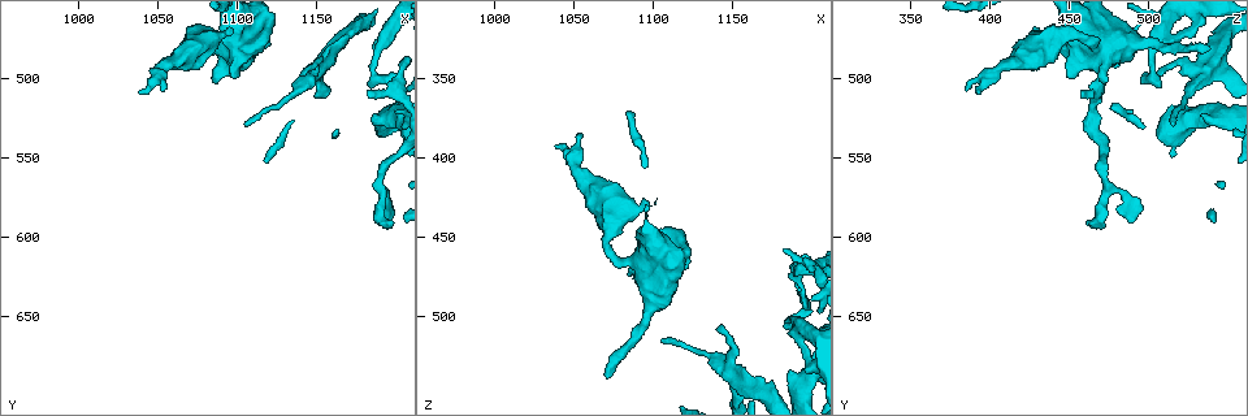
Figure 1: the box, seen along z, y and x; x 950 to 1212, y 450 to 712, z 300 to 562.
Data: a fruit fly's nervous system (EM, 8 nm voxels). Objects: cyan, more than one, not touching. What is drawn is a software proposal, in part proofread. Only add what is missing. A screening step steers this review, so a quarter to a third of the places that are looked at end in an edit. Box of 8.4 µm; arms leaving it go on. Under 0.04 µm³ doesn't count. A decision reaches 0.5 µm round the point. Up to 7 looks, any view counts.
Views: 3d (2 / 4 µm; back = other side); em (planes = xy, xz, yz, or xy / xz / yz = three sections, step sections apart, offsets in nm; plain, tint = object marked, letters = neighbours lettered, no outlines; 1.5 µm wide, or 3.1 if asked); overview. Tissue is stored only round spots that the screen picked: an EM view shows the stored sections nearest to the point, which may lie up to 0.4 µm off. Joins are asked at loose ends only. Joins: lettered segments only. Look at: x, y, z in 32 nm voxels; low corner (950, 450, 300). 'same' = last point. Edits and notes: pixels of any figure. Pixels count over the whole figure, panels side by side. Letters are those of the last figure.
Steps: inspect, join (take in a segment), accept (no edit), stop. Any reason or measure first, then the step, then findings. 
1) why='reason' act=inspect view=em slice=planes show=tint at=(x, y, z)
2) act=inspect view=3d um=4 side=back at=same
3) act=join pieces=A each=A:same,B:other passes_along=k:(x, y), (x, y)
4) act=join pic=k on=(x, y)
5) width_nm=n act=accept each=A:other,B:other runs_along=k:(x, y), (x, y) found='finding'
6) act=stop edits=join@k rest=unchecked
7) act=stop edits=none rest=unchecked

why='tapers out' act=inspect view=3d um=4 at=(1198, 590, 464)

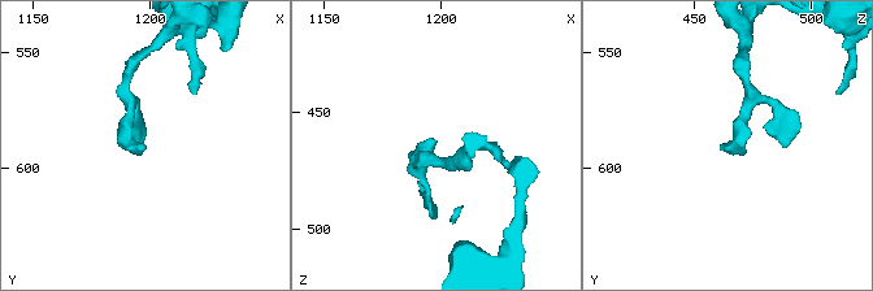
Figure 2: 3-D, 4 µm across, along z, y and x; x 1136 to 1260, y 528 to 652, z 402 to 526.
act=inspect view=em slice=yz step=4 show=tint at=(1198, 591, 463)

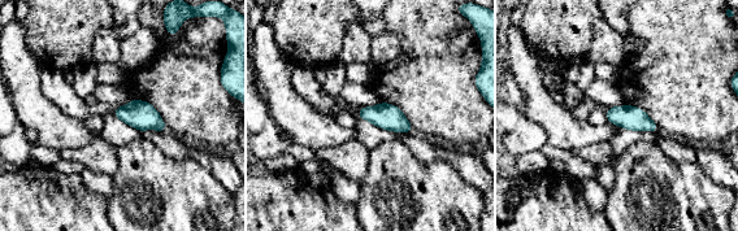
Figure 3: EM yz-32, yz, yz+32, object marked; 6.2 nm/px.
why='another direction' act=inspect view=em slice=planes show=letters at=same

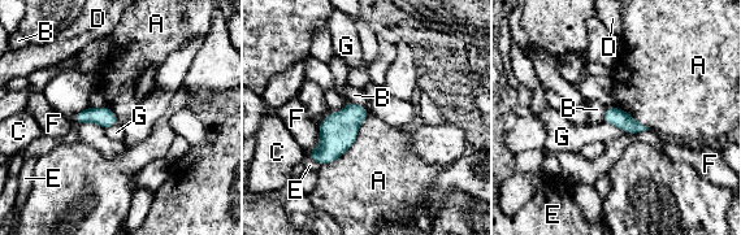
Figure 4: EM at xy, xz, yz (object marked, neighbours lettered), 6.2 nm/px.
act=accept each=A:other,B:other,C:other,D:other,E:other,F:other,G:other border=4:(368, 113), (355, 140), (321, 165) found='no lettered segment goes on from it'

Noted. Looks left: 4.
why='thin end' act=inspect view=em slice=yz step=8 show=letters at=(1180, 510, 458)

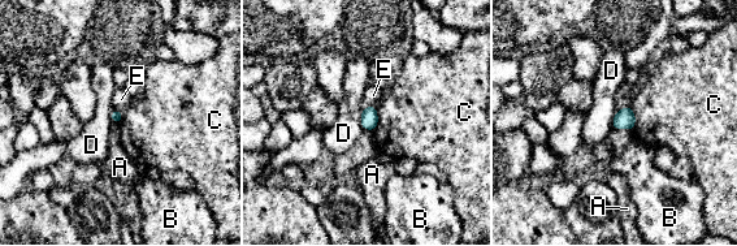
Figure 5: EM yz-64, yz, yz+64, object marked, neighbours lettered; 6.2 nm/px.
act=accept each=A:other,B:other,C:other,D:other,E:other border=5:(111, 120), (120, 124) found='no lettered segment goes on from it'

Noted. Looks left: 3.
why='free end' act=inspect view=3d um=4 at=(1106, 528, 516)

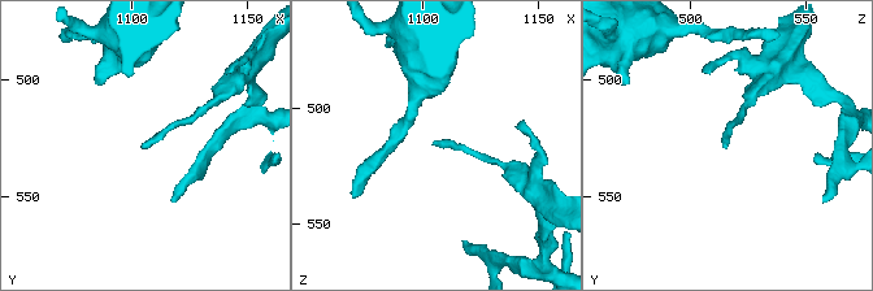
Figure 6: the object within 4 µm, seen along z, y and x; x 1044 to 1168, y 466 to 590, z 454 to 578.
act=inspect view=em slice=planes show=letters at=(1104, 530, 514)

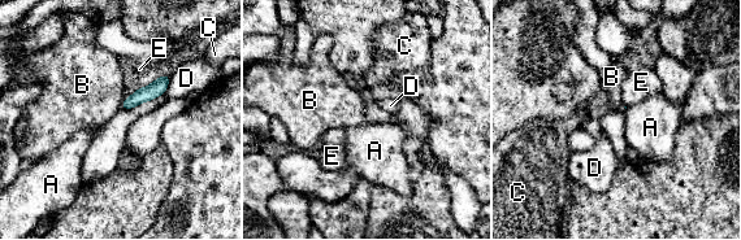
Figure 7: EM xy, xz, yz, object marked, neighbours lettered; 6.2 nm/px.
longest_contact=D:130nm act=accept each=A:other,B:other,C:other,D:other,E:other border=7:(124, 99), (120, 108) found='none of them fits'

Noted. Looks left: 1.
act=stop edits=none rest=unchecked

